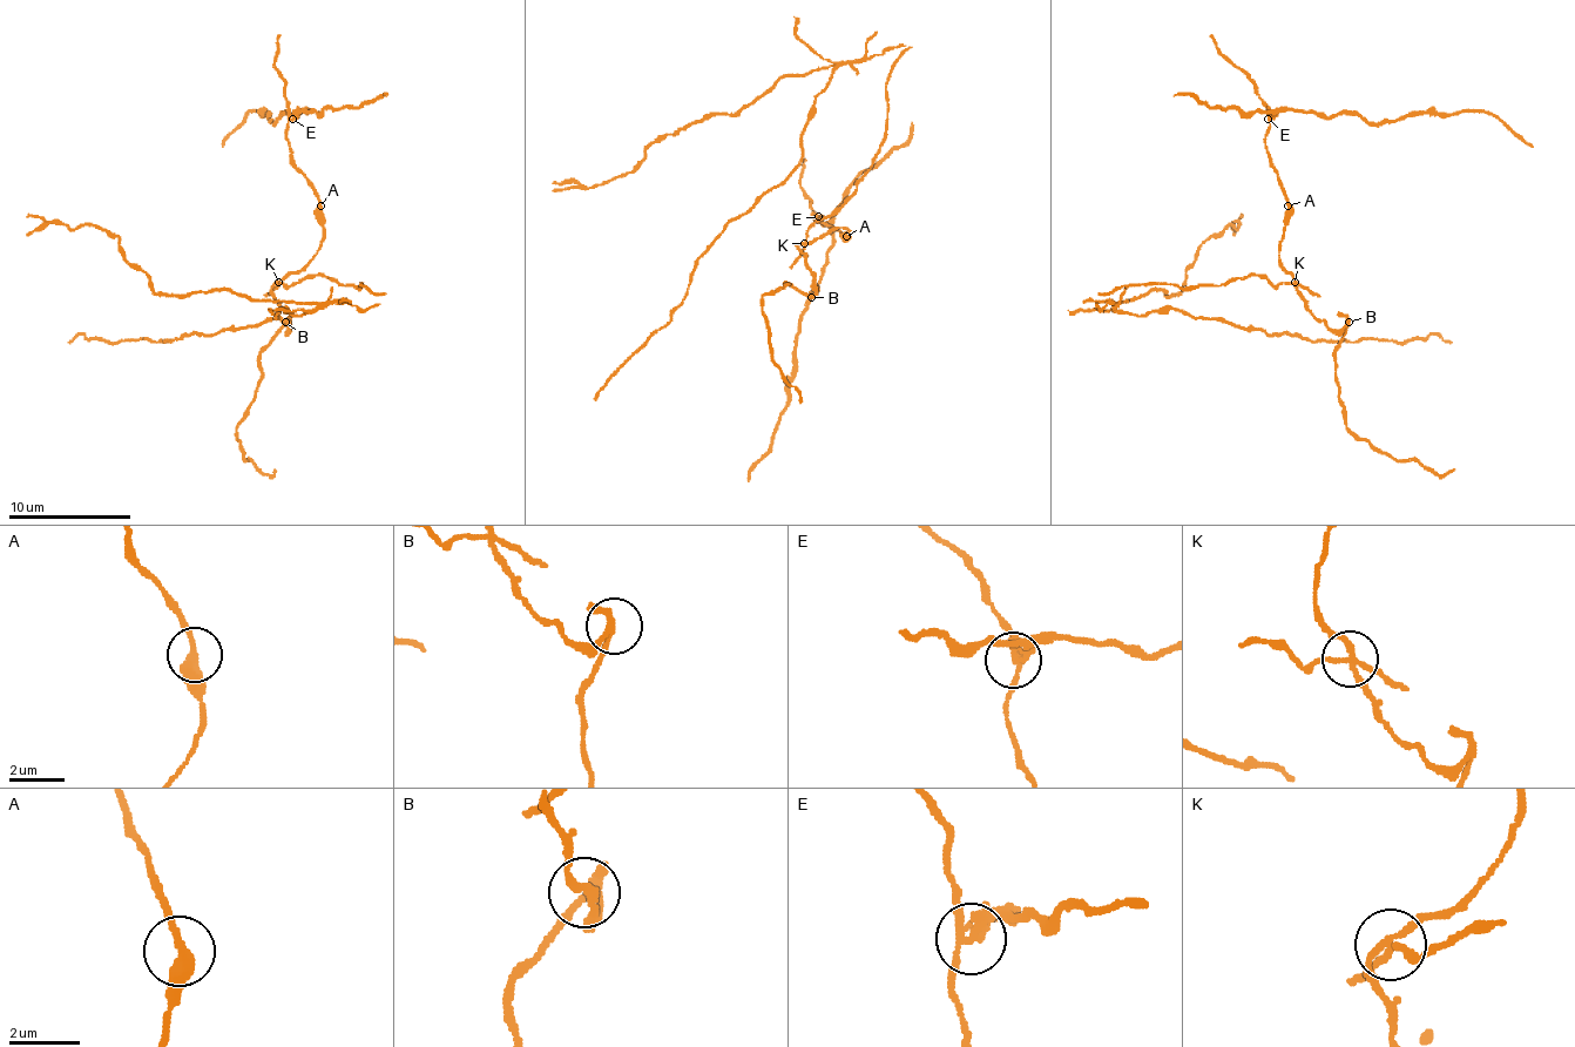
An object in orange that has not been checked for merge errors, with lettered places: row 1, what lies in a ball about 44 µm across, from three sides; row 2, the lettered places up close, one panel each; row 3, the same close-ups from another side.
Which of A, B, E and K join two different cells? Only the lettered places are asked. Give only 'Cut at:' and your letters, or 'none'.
Cut at: E, K

